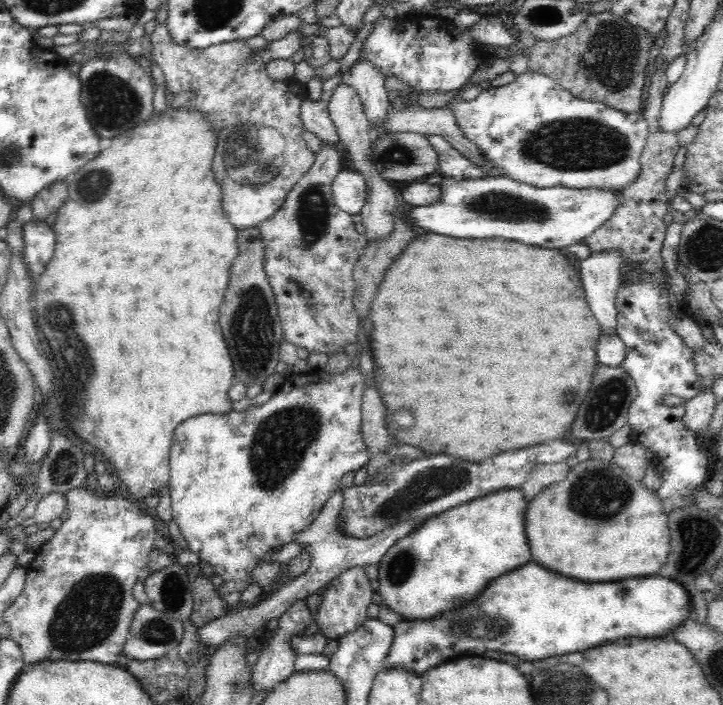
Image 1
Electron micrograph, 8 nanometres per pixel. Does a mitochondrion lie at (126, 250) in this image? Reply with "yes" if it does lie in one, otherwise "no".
no

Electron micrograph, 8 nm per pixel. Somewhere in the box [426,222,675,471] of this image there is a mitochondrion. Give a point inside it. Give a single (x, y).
(603, 410)

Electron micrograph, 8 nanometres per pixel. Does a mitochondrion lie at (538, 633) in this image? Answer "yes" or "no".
no

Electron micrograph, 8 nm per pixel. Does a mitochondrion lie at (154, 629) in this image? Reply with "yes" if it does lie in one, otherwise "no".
yes

